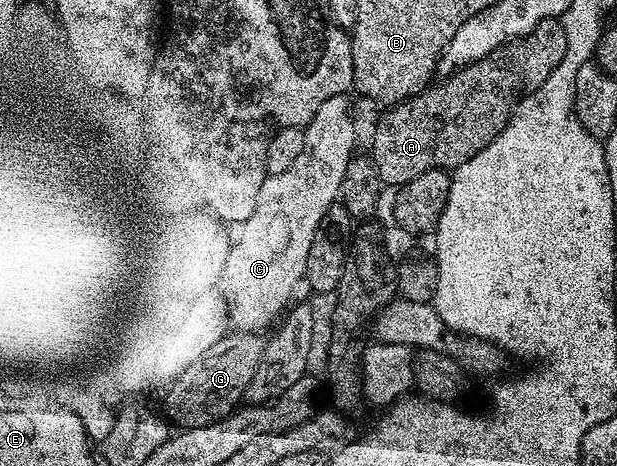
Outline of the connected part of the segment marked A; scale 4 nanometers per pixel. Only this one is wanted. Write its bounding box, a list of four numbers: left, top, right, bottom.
[372,19,568,186]

